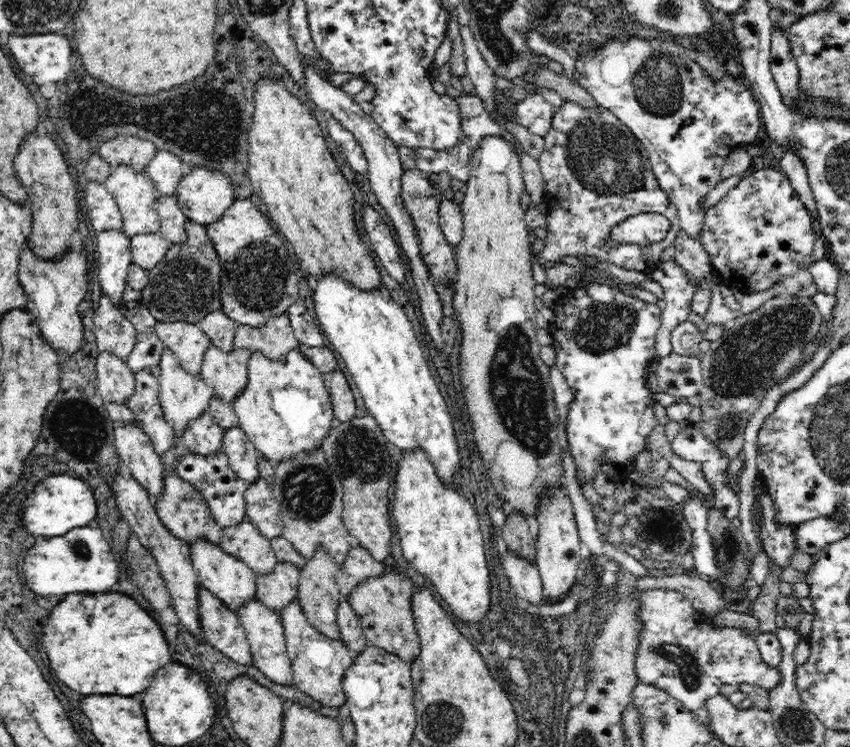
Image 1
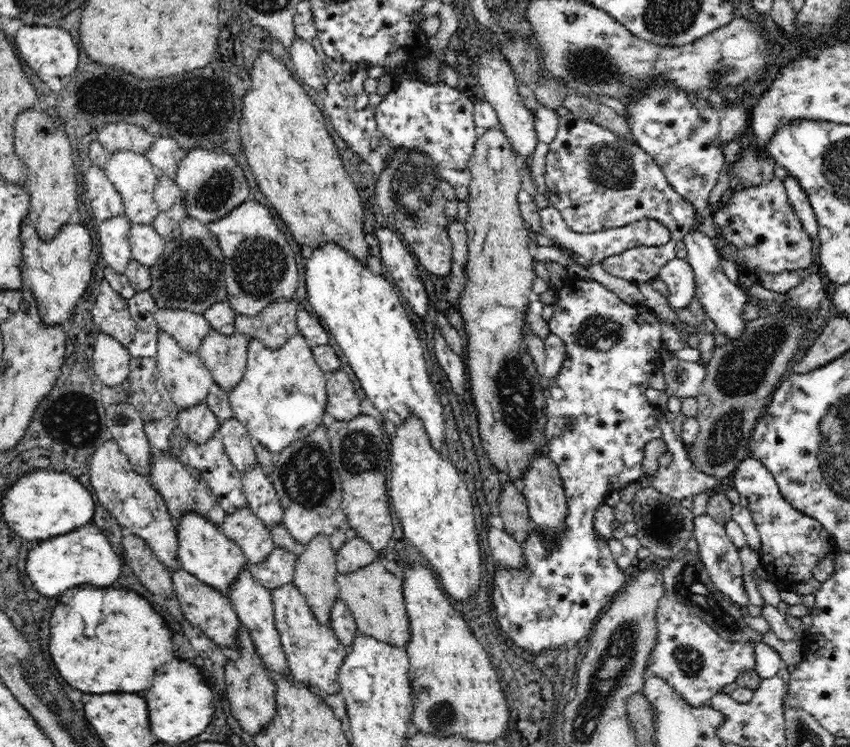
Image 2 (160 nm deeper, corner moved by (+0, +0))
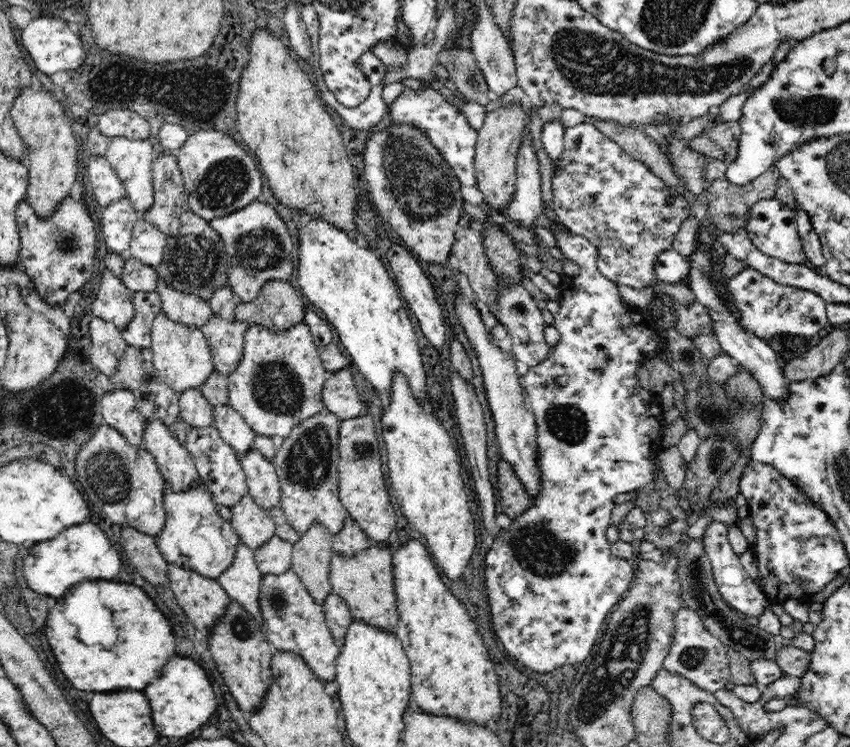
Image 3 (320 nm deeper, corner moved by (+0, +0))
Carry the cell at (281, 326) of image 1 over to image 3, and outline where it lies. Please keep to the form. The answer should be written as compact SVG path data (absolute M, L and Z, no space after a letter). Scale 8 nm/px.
M289 281L266 282L254 301L241 301L235 310L235 319L260 324L273 332L284 332L304 321L304 302L300 291Z

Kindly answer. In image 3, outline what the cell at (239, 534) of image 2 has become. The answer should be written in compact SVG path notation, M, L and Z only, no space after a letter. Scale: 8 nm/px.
M248 492L231 508L230 522L240 541L253 550L264 546L275 535L271 513L258 507Z

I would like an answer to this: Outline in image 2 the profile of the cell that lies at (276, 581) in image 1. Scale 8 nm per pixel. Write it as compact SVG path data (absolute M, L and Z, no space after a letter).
M275 547L261 563L250 565L249 568L253 578L272 592L284 584L293 583L296 559L294 553Z

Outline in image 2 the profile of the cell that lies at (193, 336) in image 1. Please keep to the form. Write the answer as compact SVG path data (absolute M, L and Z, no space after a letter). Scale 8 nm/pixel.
M159 308L154 313L154 319L160 332L176 339L178 346L189 353L198 352L202 339L211 330L206 317L186 309Z

